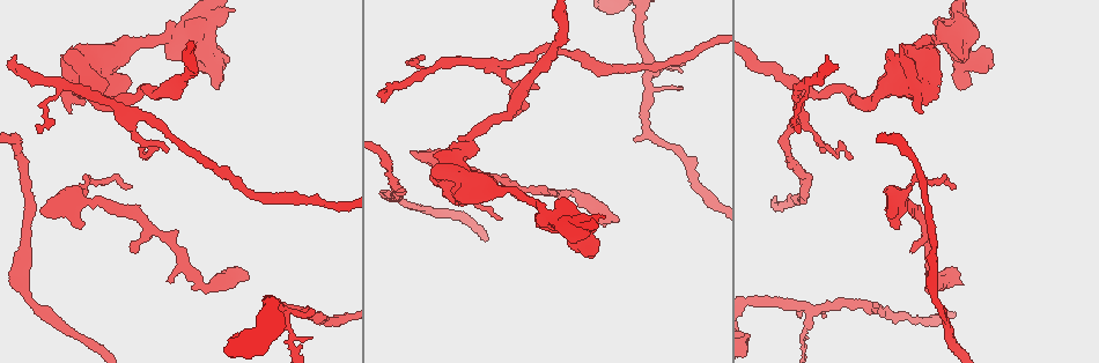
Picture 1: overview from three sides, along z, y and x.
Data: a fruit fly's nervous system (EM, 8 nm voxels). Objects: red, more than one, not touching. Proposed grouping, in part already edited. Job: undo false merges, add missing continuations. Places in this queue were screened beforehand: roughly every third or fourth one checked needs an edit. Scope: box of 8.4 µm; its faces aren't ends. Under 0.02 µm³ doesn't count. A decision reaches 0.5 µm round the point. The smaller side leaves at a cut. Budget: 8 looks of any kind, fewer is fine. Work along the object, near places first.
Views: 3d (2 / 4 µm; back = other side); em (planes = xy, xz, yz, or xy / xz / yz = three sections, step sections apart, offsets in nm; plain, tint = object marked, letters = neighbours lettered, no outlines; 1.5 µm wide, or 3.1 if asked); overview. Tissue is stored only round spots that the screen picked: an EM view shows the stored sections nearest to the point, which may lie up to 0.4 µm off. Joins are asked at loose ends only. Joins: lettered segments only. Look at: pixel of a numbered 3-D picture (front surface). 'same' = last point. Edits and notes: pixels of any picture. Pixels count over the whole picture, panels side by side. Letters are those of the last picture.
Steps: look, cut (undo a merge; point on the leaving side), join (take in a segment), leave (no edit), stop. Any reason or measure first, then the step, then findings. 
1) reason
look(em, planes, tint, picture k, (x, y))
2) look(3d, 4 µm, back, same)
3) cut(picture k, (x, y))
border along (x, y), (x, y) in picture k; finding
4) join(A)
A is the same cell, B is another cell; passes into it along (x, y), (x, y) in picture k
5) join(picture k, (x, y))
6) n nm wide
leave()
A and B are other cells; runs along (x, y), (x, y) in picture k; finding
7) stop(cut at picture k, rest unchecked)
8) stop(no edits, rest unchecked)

abrupt turn
look(em, planes, letters, picture 1, (578, 196))

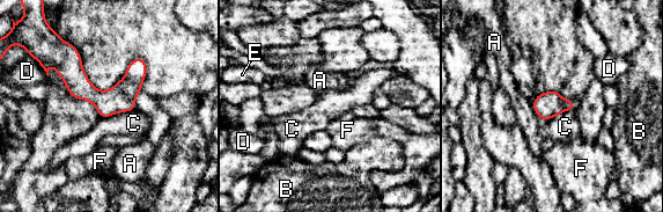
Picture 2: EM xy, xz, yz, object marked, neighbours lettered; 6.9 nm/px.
180 nm wide
leave()
A, B, C, D, E and F are other cells; runs along (51, 63), (95, 96), (144, 68) in picture 2; one neuron here

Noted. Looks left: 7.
look(em, yz, step 4, letters, picture 1, (959, 89))

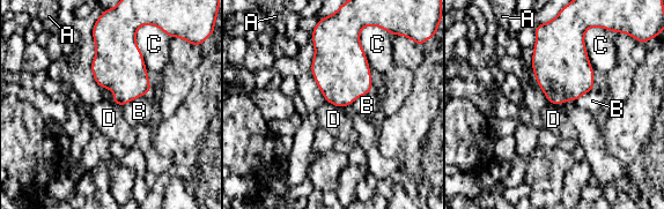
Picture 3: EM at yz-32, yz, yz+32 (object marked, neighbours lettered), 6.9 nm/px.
200 nm wide
leave()
A, B, C and D are other cells; no lettered segment goes on from it

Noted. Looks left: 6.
branch point
look(em, xy, step 4, tint, picture 1, (493, 63))

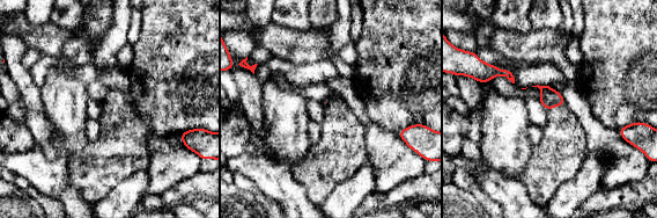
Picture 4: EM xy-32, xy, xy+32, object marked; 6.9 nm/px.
another direction
look(em, planes, letters, same)

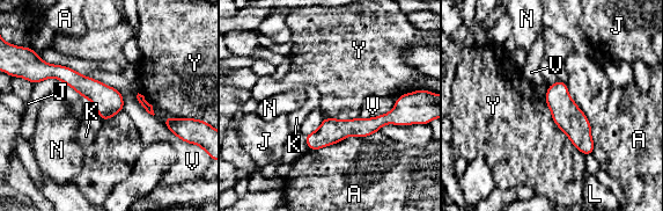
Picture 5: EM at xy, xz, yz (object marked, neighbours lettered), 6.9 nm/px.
leave()
A, J, K, L, N, V and Y are other cells; border along (544, 99), (553, 122), (584, 155) in picture 5; one neuron here

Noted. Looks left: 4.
stop(no edits, rest unchecked)

